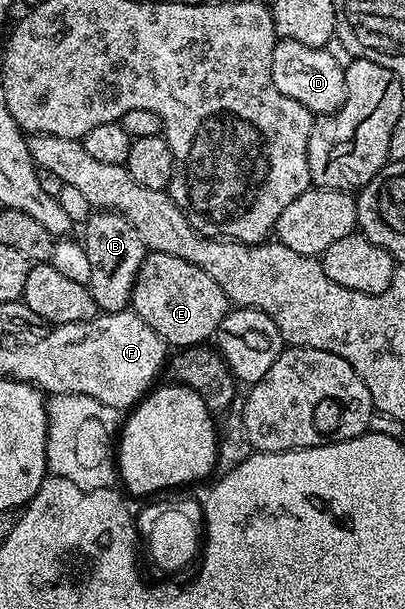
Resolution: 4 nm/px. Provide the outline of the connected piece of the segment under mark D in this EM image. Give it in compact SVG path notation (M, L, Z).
M279 39L274 45L272 70L276 88L311 110L324 115L337 111L347 96L346 73L342 64L325 47L313 47Z

